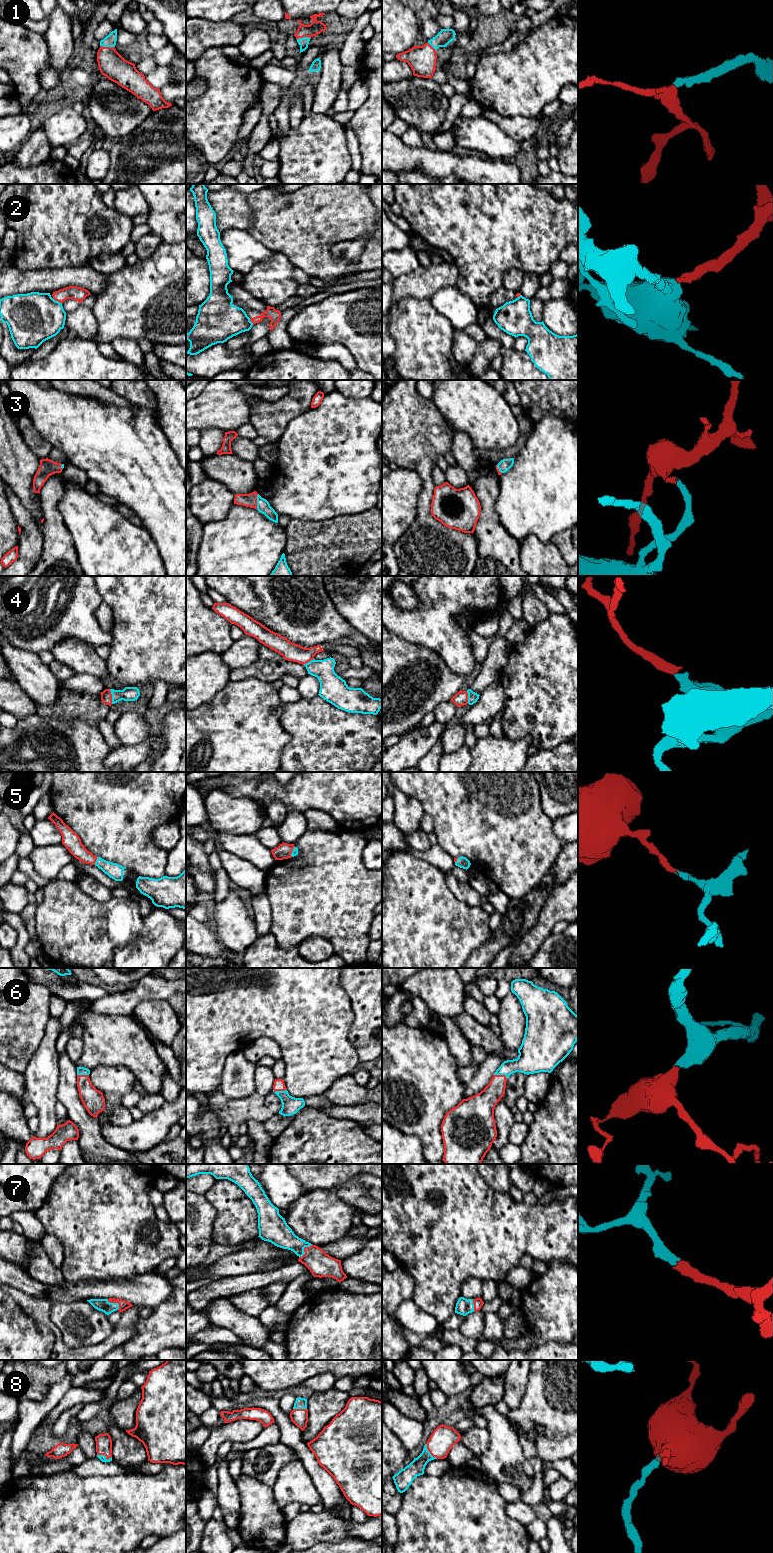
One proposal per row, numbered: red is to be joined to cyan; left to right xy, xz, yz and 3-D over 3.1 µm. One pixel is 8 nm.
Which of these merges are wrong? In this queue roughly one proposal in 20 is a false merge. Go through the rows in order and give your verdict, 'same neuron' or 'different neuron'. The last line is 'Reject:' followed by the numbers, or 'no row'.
1: same neuron
2: different neuron
3: same neuron
4: same neuron
5: same neuron
6: same neuron
7: same neuron
8: same neuron
Reject: 2

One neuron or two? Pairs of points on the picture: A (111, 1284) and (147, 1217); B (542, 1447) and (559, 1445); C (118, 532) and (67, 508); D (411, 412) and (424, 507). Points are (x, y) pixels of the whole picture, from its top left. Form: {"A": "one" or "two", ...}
{"A": "two", "B": "one", "C": "one", "D": "one"}

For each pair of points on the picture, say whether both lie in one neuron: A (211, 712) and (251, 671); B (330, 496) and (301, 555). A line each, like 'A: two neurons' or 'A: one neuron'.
A: two neurons
B: two neurons

